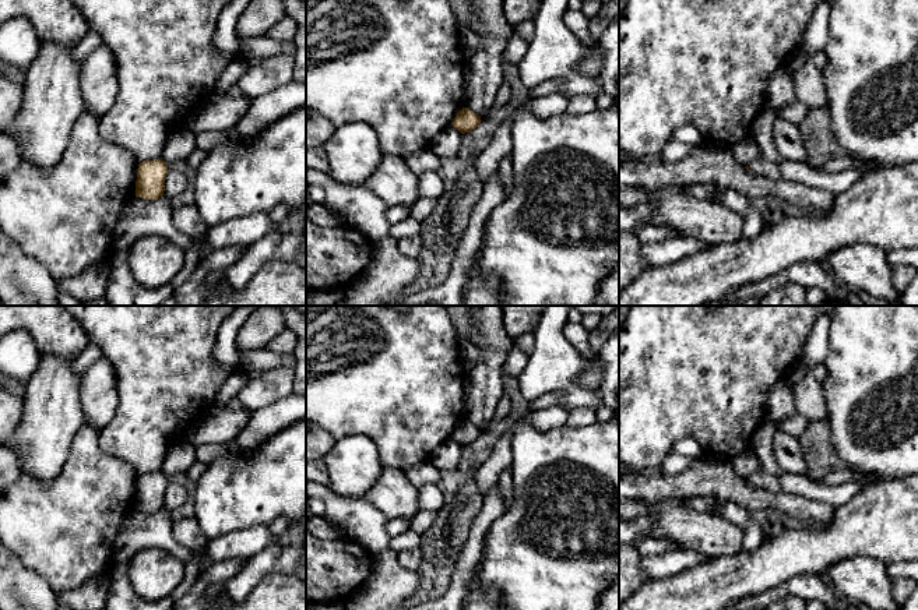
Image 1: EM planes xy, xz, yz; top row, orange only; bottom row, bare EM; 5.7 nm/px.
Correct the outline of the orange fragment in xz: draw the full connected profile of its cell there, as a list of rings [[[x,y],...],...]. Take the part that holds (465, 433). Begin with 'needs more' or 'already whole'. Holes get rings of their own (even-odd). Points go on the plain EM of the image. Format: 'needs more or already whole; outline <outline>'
already whole; outline [[[462,420],[451,434],[451,438],[457,441],[461,447],[471,445],[481,437],[481,429],[475,427],[472,423]]]

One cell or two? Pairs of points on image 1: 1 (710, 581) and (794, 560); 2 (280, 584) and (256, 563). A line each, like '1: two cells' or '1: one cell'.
1: one cell
2: two cells

